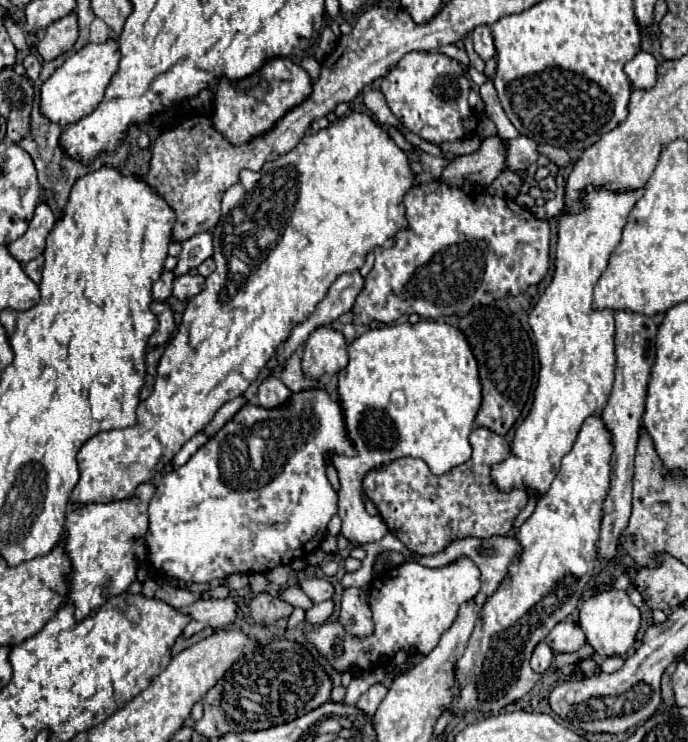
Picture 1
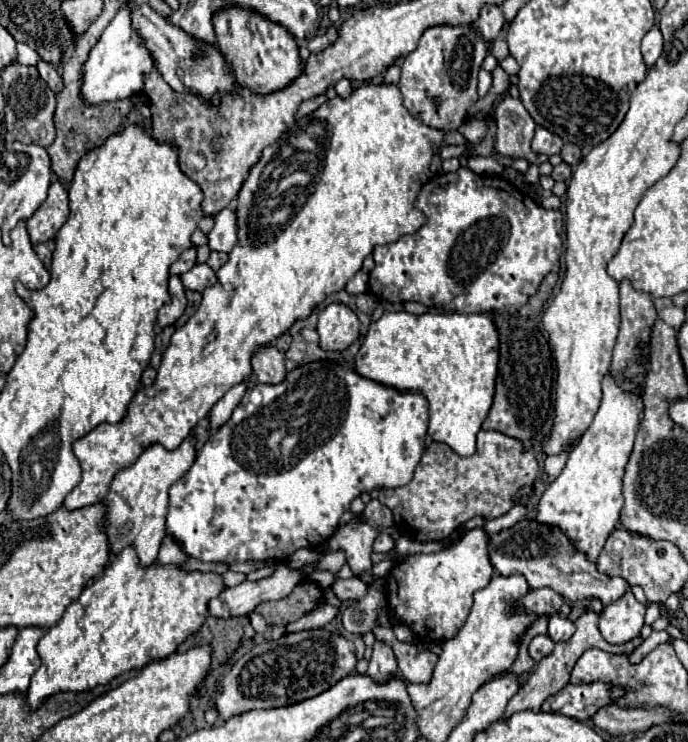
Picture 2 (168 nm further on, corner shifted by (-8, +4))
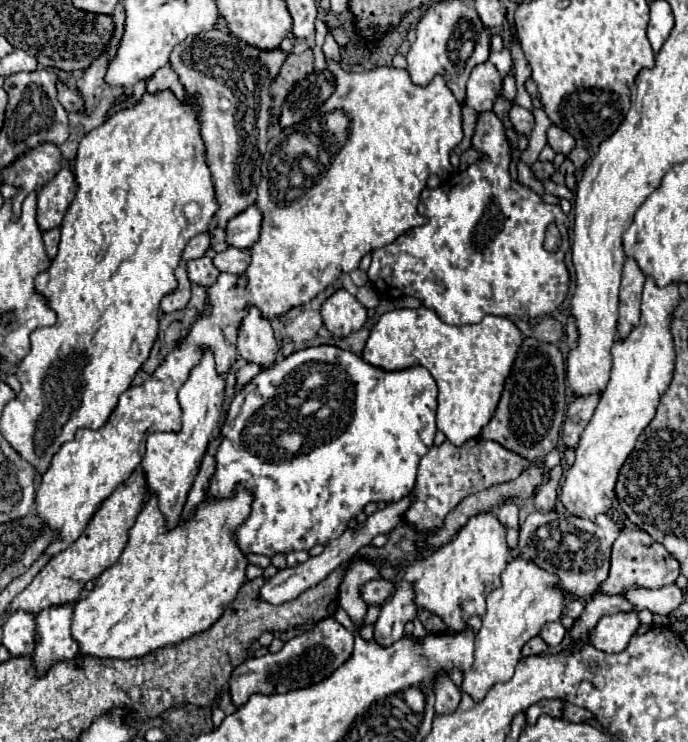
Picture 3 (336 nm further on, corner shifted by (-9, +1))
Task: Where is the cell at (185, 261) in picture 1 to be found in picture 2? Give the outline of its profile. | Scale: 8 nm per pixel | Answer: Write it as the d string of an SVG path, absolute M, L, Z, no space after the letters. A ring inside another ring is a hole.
M223 209L215 215L215 225L207 233L207 245L211 251L229 253L237 241L237 219L233 209Z

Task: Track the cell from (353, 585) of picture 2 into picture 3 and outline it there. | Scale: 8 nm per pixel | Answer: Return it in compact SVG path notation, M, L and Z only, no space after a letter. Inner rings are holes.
M376 578L362 586L362 596L366 604L382 604L392 594L392 590L394 590L394 584L390 580Z

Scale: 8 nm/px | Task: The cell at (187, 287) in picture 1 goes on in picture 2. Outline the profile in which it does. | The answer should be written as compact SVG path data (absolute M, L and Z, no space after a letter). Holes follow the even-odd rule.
M203 263L203 265L195 265L191 271L183 273L181 281L183 281L185 289L203 293L207 287L213 287L217 283L217 277L215 277L215 271L207 263Z

